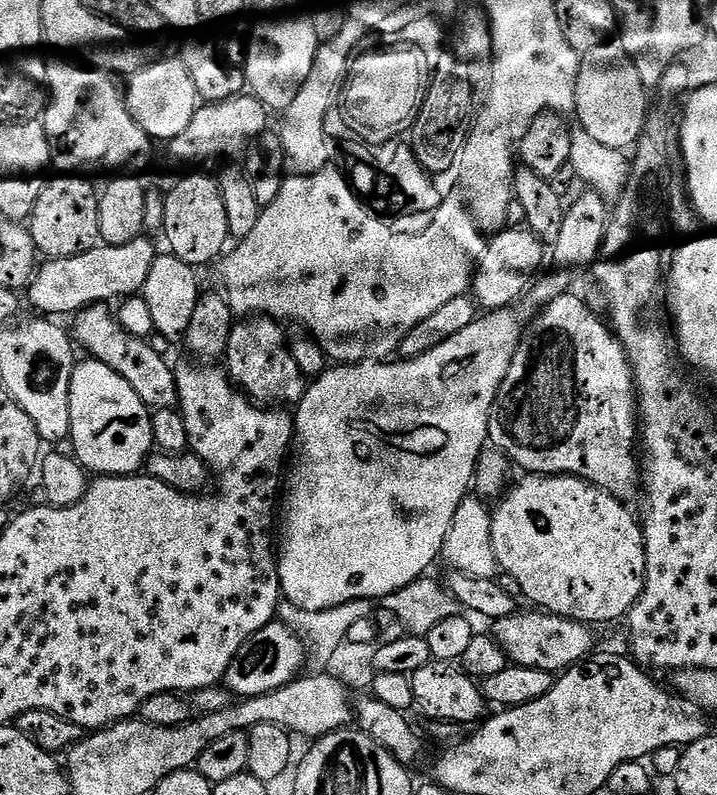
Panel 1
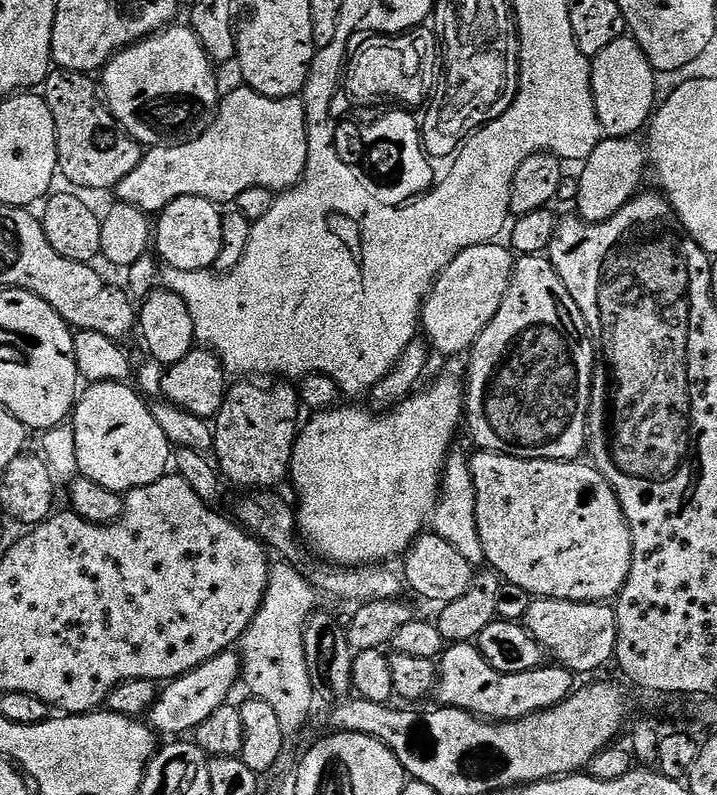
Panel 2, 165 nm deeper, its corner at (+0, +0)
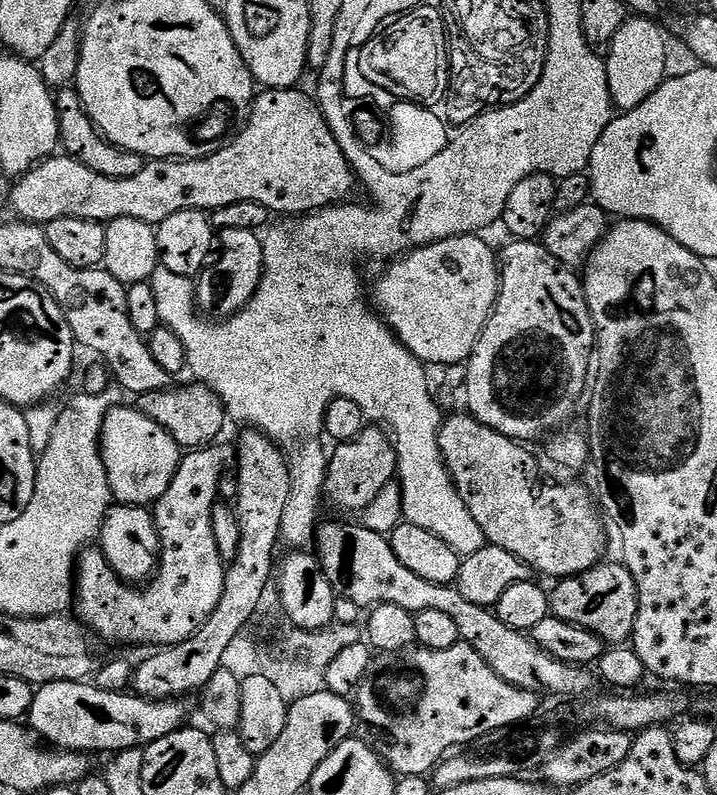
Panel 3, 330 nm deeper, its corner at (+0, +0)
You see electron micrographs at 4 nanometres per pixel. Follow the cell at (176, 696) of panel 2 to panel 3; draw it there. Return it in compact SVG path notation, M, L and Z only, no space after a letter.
M50 682L39 685L32 697L32 709L28 711L26 720L33 732L45 745L66 752L108 752L115 754L125 752L131 748L145 749L149 744L158 742L158 738L166 738L166 734L176 732L185 727L188 708L180 698L170 700L148 700L144 696L129 694L128 692L111 692L98 690L95 683L77 682Z

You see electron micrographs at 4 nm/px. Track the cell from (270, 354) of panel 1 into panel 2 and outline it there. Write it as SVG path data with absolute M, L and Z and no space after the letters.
M236 382L224 394L222 410L214 417L214 460L223 479L237 484L240 490L272 490L275 484L289 479L292 451L302 427L302 405L297 389L288 382L276 382L273 388L263 388L260 382Z

